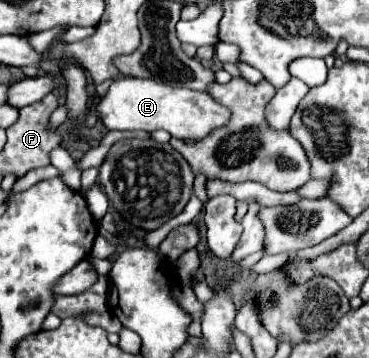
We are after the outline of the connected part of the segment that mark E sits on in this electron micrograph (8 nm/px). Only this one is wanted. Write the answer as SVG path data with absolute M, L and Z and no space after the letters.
M134 77L114 79L108 93L98 99L96 113L104 123L104 127L110 131L112 129L120 129L120 131L164 129L176 139L192 137L196 141L200 141L212 129L228 121L228 109L214 103L206 91L192 91L192 89L156 83L152 79L134 79Z

